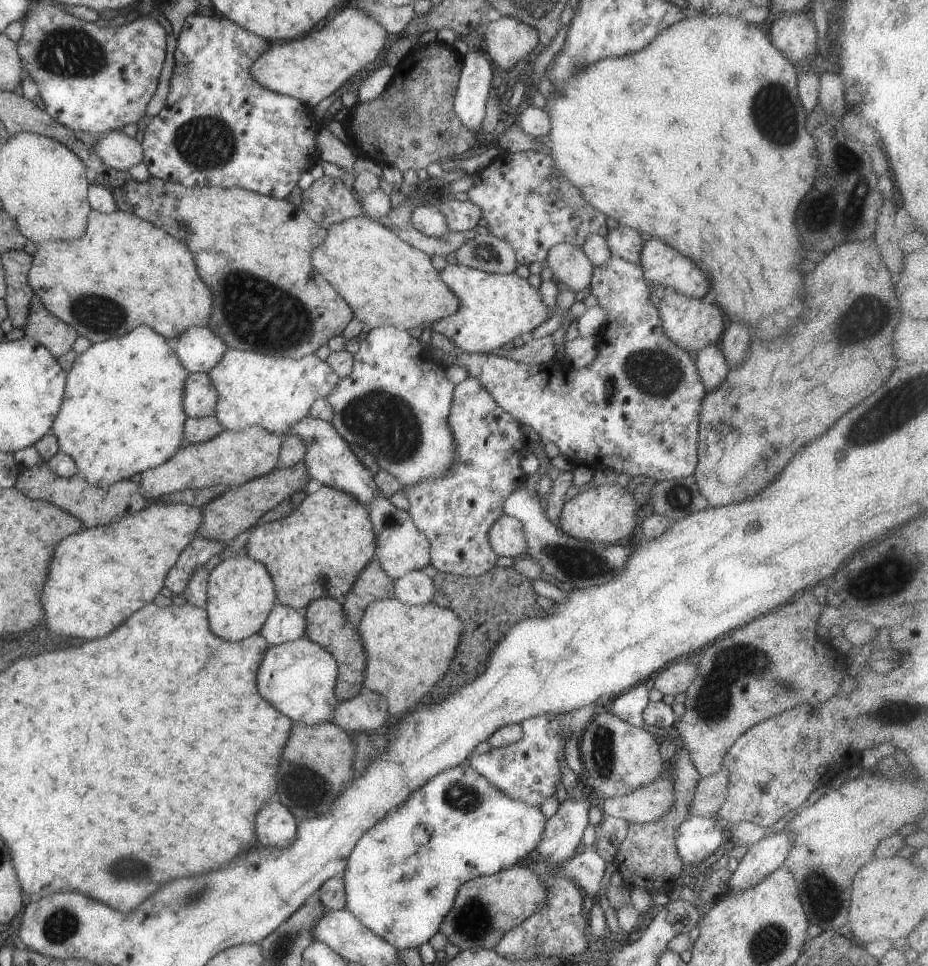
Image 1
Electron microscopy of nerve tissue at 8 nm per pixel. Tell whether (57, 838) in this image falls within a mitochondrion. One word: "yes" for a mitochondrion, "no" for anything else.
no

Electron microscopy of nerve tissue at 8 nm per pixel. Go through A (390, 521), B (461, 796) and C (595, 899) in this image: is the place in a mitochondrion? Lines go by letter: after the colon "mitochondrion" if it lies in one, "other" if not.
A: mitochondrion
B: mitochondrion
C: other

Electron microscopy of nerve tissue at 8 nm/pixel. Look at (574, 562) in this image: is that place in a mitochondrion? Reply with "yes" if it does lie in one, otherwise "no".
yes

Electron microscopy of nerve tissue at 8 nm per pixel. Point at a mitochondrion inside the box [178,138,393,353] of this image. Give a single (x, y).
(285, 320)

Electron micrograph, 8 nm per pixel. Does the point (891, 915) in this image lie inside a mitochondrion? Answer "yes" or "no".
no

